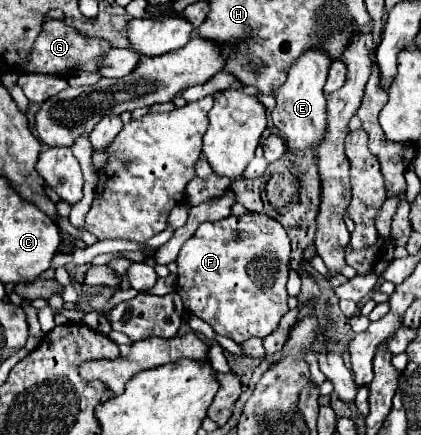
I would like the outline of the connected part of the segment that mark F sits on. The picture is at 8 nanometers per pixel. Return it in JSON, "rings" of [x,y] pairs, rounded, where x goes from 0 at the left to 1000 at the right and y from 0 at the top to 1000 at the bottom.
{"rings":[[[608,487],[580,497],[542,497],[523,510],[485,510],[470,533],[447,552],[423,584],[423,648],[418,671],[428,676],[447,722],[494,740],[513,768],[551,777],[575,791],[589,777],[637,772],[684,717],[684,607],[689,607],[689,547],[679,529],[646,501]]]}

